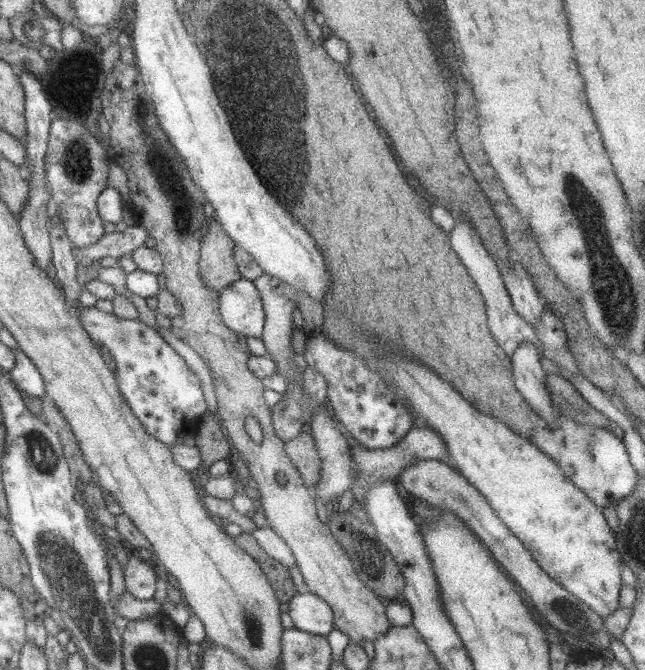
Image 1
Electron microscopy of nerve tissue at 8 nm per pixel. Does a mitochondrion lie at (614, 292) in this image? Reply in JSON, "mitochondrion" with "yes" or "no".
{"mitochondrion":"yes"}

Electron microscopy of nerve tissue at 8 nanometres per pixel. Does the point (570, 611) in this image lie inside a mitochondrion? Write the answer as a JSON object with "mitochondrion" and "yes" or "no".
{"mitochondrion":"yes"}

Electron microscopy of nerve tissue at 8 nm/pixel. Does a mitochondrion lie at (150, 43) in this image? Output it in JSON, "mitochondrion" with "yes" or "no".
{"mitochondrion":"no"}

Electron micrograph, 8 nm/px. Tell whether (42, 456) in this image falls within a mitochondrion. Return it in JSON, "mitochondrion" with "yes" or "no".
{"mitochondrion":"yes"}

